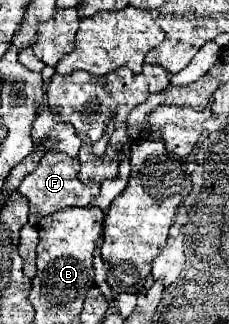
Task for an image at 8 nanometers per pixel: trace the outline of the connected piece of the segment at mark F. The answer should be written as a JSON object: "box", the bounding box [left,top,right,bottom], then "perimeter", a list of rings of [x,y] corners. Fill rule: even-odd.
{"box":[18,139,100,225],"perimeter":[[[47,139],[43,144],[47,148],[46,155],[42,155],[36,169],[32,173],[28,173],[18,187],[18,193],[28,197],[28,201],[30,201],[30,221],[28,221],[30,225],[38,225],[40,219],[44,219],[46,215],[56,213],[64,207],[86,207],[100,193],[98,185],[94,185],[94,183],[84,185],[78,179],[78,171],[80,171],[78,157],[68,157],[64,153],[54,151],[53,140]]]}

